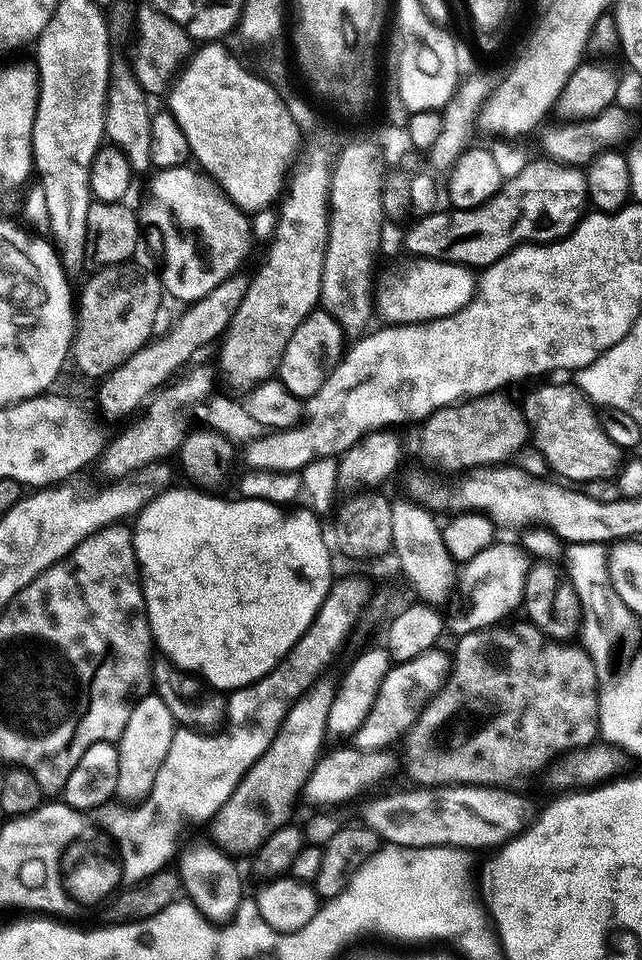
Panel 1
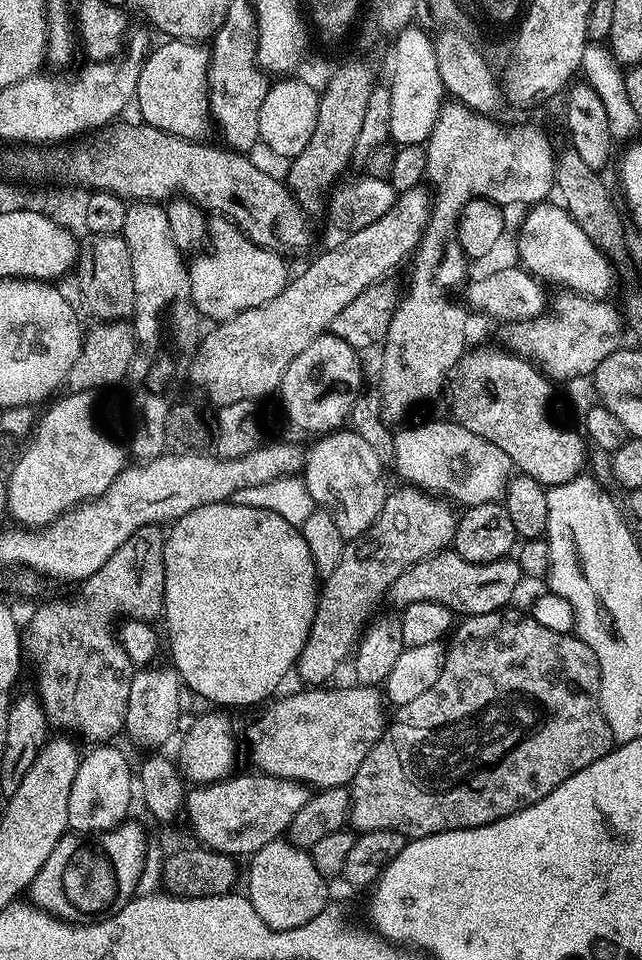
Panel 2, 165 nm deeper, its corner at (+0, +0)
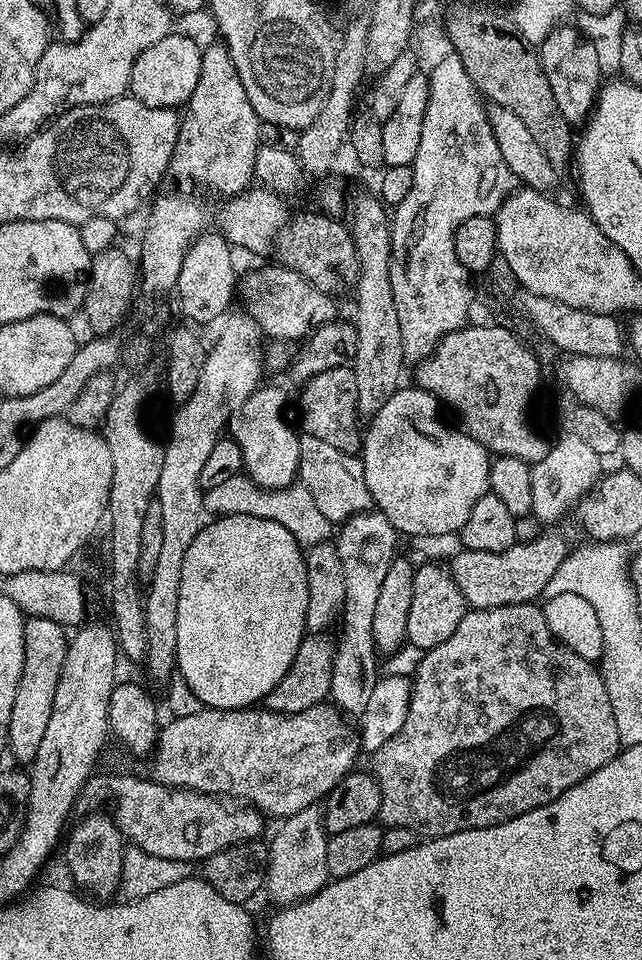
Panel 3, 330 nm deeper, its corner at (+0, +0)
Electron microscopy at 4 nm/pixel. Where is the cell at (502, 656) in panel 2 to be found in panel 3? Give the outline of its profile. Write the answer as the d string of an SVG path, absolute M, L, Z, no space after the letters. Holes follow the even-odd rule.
M531 603L473 608L465 611L462 622L458 622L454 634L450 634L446 642L438 642L438 646L425 651L412 680L412 701L406 722L402 722L402 730L398 730L398 734L394 734L394 738L390 738L390 742L386 742L386 746L382 746L371 757L370 768L382 790L378 820L389 828L406 826L406 830L414 830L420 838L449 836L462 830L498 826L510 818L518 818L538 806L554 802L566 790L570 790L570 786L582 782L594 774L594 770L602 770L602 766L606 766L606 762L613 760L621 750L618 722L614 722L614 706L610 706L610 694L606 690L601 669L591 660L578 658L574 650L562 646L562 642L550 634L543 607Z

